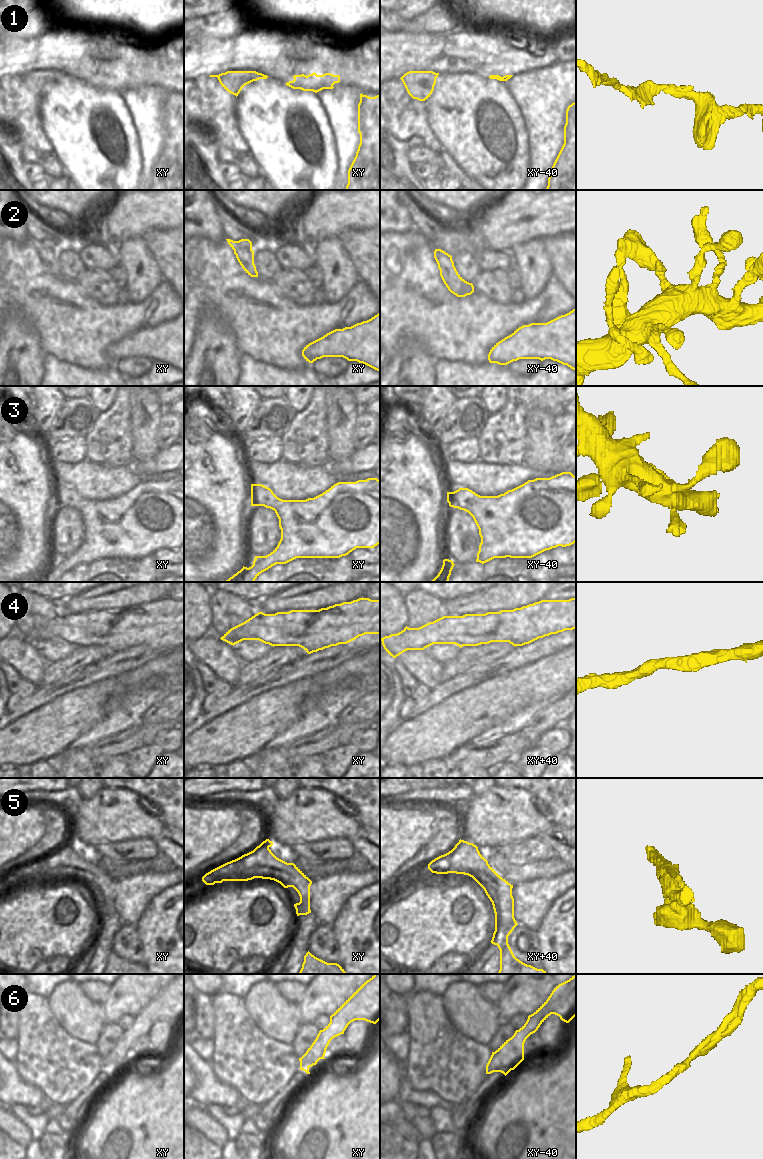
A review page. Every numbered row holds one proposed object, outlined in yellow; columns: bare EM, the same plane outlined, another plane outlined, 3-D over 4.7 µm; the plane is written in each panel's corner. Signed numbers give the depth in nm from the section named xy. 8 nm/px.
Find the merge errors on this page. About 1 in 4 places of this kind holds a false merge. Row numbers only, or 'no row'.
2, 5

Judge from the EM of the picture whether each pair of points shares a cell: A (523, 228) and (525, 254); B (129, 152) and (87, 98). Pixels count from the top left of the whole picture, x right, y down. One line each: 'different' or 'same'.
A: different
B: same

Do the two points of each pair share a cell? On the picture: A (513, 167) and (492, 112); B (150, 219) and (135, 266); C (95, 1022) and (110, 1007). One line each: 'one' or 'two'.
A: one
B: two
C: two

